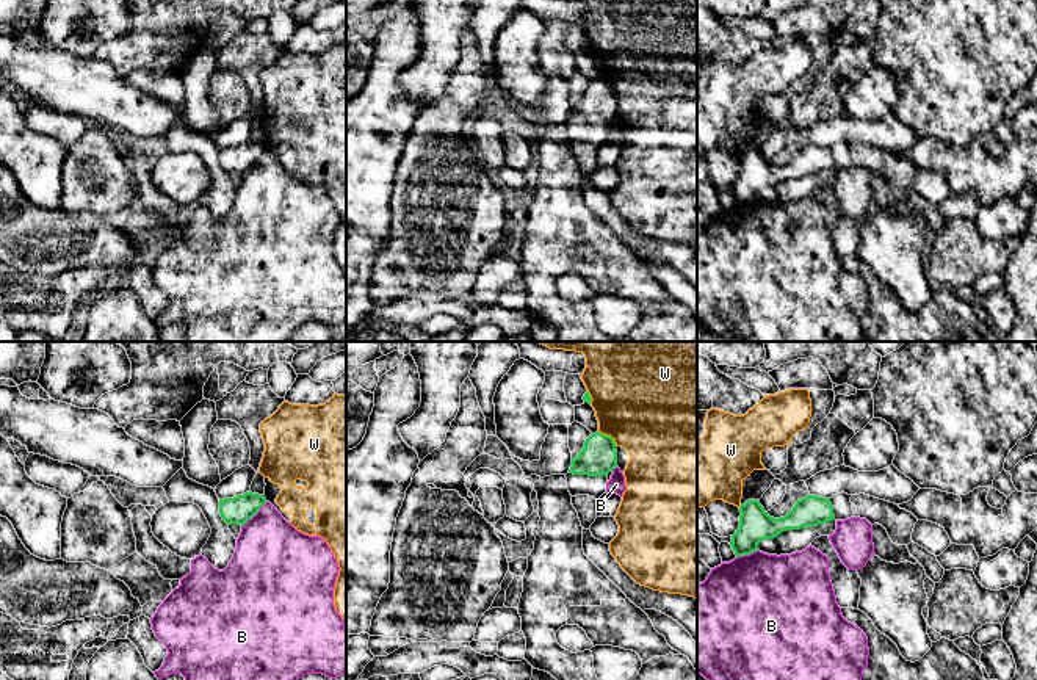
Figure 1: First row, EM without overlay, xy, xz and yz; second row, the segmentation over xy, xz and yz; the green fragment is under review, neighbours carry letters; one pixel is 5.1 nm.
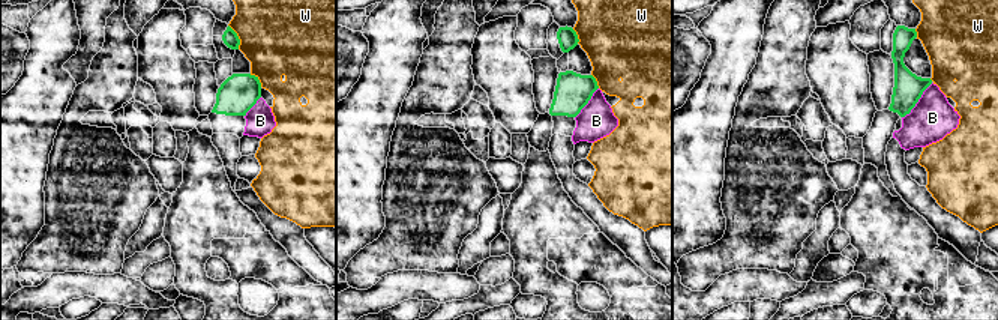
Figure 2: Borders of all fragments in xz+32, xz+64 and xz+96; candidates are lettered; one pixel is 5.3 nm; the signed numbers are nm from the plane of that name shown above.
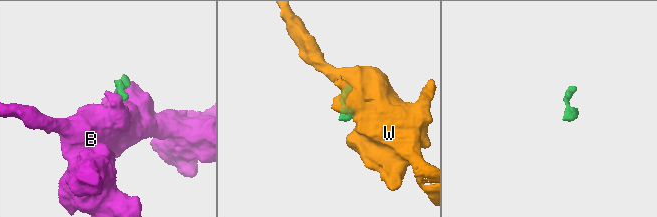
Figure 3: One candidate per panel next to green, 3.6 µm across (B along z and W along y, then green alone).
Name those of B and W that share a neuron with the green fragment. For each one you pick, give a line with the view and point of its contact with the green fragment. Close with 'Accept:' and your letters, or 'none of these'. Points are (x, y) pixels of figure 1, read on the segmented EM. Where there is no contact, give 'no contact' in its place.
Accept: none of these

